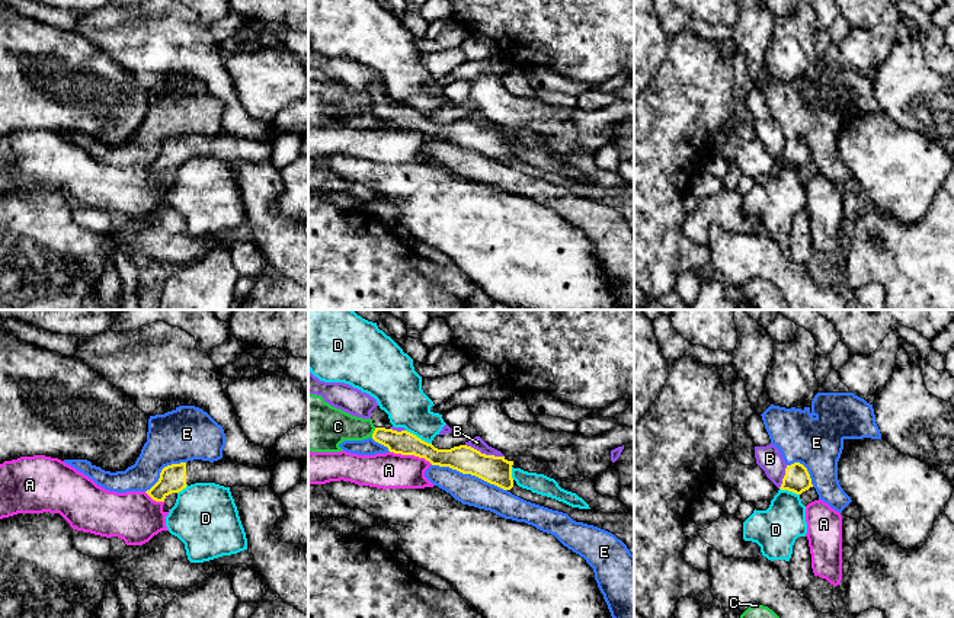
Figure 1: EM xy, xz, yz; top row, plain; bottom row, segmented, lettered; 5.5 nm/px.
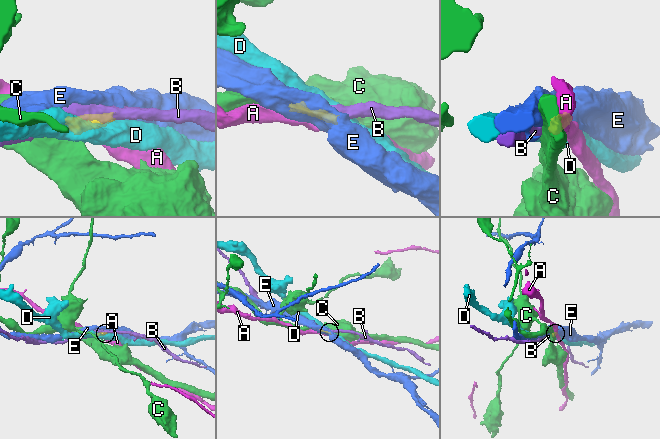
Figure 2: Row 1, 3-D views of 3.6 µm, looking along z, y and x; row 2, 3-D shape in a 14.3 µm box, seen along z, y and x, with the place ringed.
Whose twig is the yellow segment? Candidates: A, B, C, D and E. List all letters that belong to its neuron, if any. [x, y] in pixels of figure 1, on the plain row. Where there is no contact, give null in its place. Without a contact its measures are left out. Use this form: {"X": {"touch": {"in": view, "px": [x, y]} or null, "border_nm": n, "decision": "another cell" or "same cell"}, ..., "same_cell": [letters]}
{"A": {"touch": {"in": "xz", "px": [412, 128]}, "border_nm": 260, "decision": "another cell"}, "B": {"touch": {"in": "xz", "px": [484, 128]}, "border_nm": 220, "decision": "another cell"}, "C": {"touch": {"in": "xz", "px": [374, 106]}, "border_nm": 60, "decision": "another cell"}, "D": {"touch": {"in": "xz", "px": [419, 112]}, "border_nm": 170, "decision": "another cell"}, "E": {"touch": {"in": "xz", "px": [470, 147]}, "border_nm": 440, "decision": "another cell"}, "same_cell": []}

